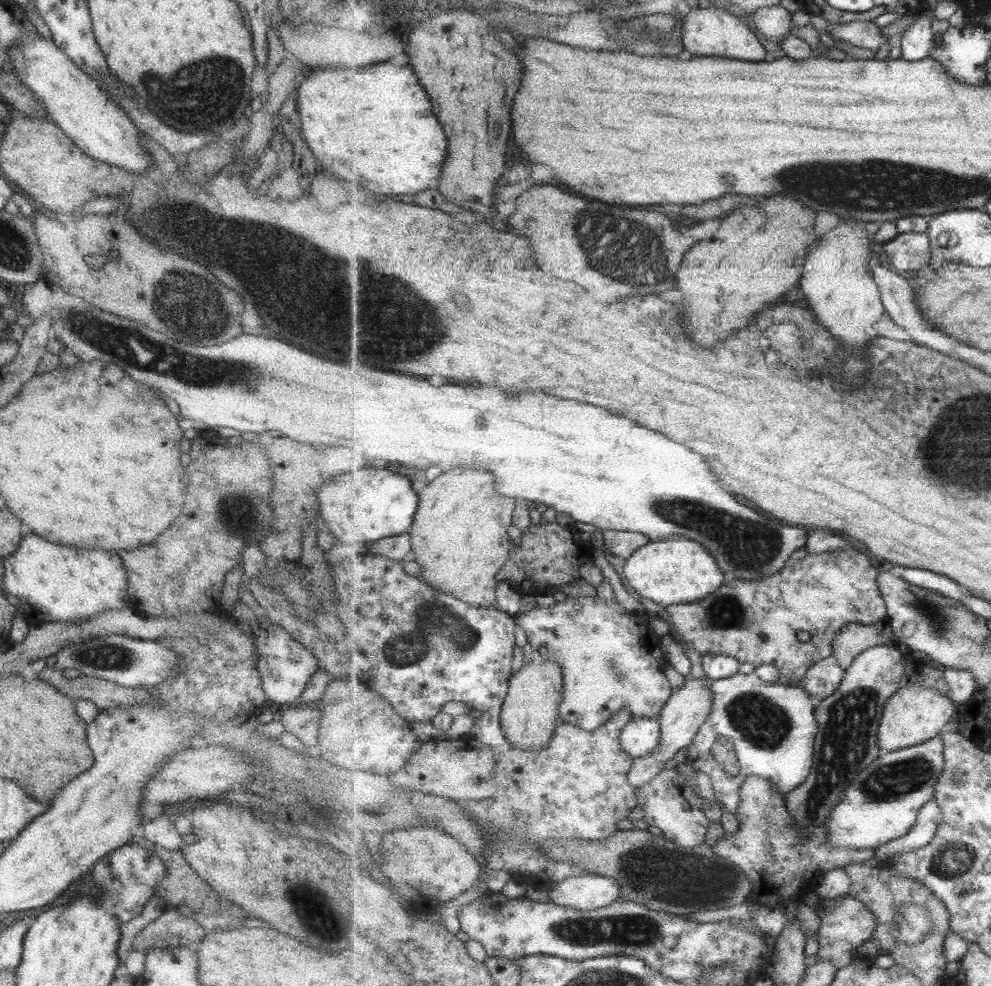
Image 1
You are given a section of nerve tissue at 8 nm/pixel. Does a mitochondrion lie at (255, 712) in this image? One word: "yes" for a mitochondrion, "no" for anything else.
no

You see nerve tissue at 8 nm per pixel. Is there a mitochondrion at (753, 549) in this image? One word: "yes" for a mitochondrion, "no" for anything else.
yes

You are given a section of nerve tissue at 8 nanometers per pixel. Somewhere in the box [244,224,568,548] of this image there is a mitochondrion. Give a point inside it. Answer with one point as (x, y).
(389, 336)

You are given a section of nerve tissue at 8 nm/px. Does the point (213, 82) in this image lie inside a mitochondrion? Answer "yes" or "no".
yes

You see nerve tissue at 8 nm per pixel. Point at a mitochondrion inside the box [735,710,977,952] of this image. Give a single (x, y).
(888, 782)

